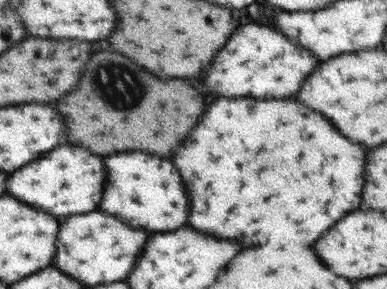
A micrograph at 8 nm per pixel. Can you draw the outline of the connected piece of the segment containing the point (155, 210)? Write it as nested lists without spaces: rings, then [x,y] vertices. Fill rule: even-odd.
[[[142,151],[118,152],[104,156],[106,171],[110,172],[110,176],[104,184],[106,192],[98,211],[110,212],[130,226],[142,226],[158,232],[184,226],[190,218],[190,198],[188,188],[172,162],[171,158]]]

